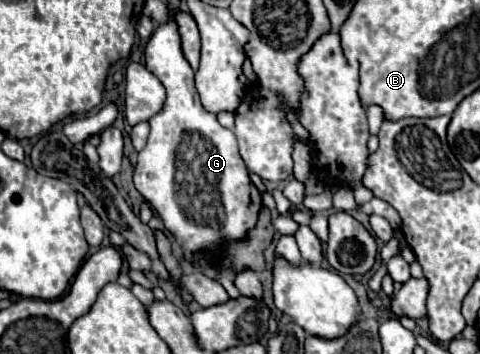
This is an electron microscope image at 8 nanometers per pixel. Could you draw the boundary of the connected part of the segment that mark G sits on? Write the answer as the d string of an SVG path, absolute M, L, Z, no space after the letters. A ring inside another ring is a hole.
M173 19L159 25L159 29L151 35L145 47L145 65L165 85L167 101L163 111L149 119L151 133L135 165L135 187L157 209L165 229L181 243L185 251L191 251L201 263L215 263L221 259L221 247L225 243L245 241L247 233L257 225L257 217L263 207L261 193L251 183L233 131L221 127L217 117L203 109L193 83L193 69L187 65L187 59L181 53L181 37Z

